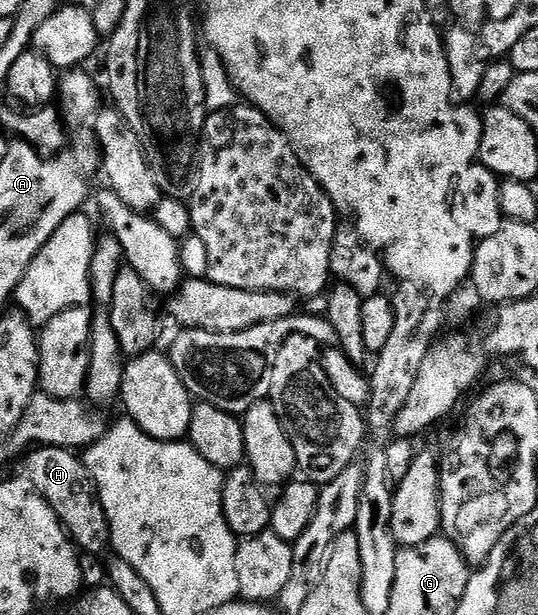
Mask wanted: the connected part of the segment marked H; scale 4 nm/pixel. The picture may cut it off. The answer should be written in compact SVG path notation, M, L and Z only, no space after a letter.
M41 447L29 450L23 456L24 459L24 475L28 478L27 486L36 494L41 495L50 505L50 509L54 509L56 516L60 518L61 523L70 532L70 538L77 548L85 556L100 555L104 550L109 550L110 536L108 534L108 518L100 504L100 496L96 494L96 484L92 481L84 460L75 450L67 447Z

